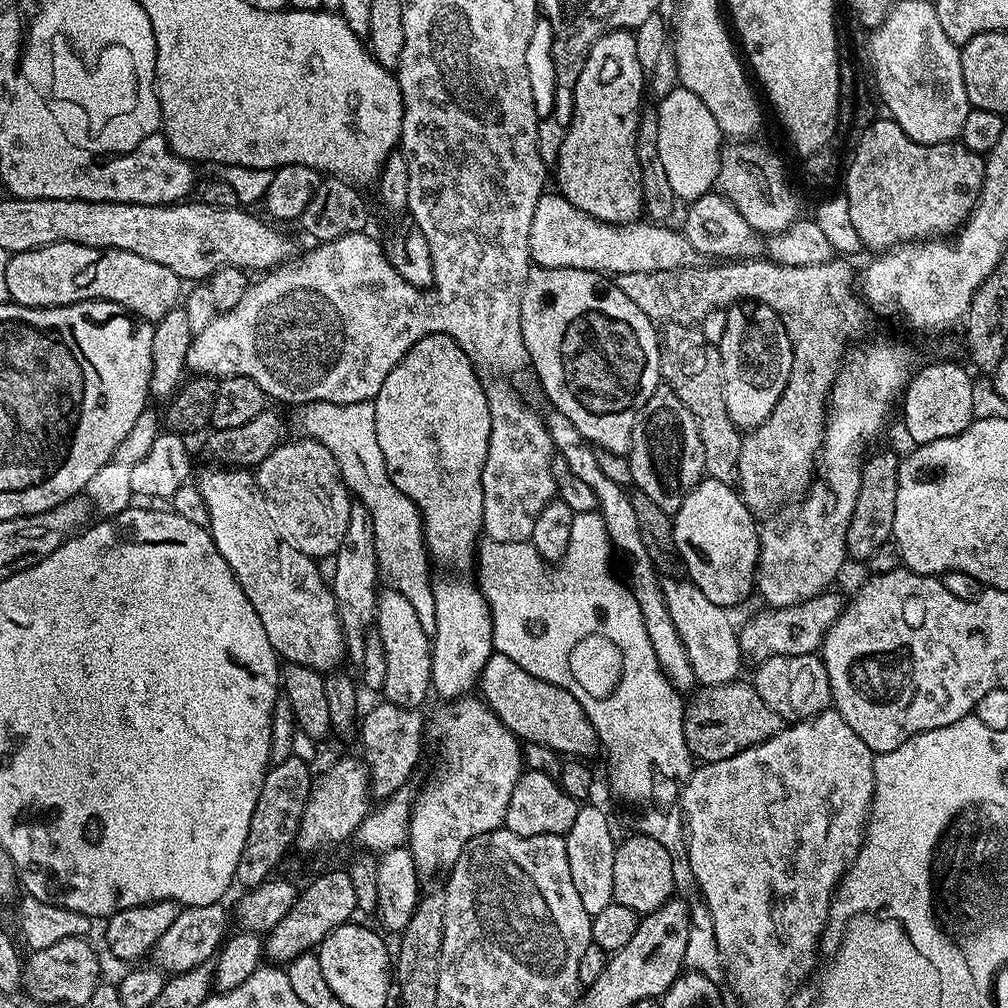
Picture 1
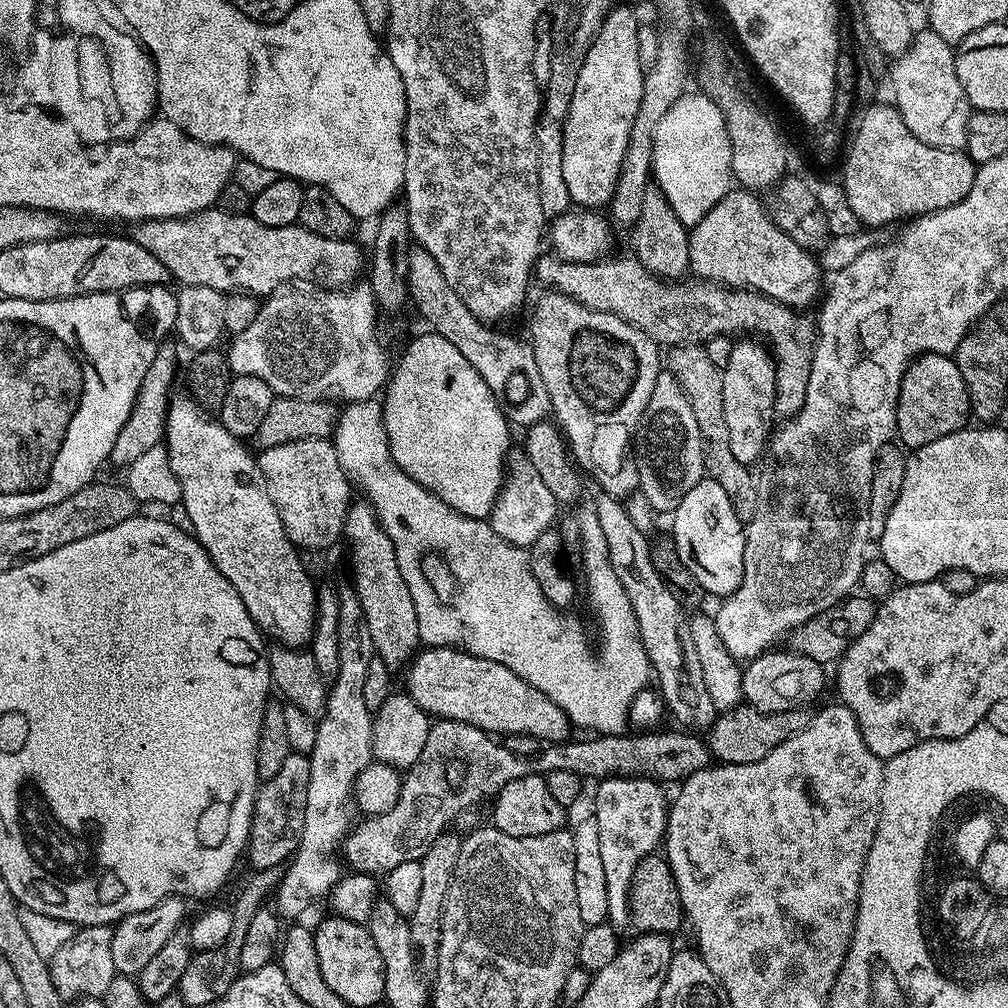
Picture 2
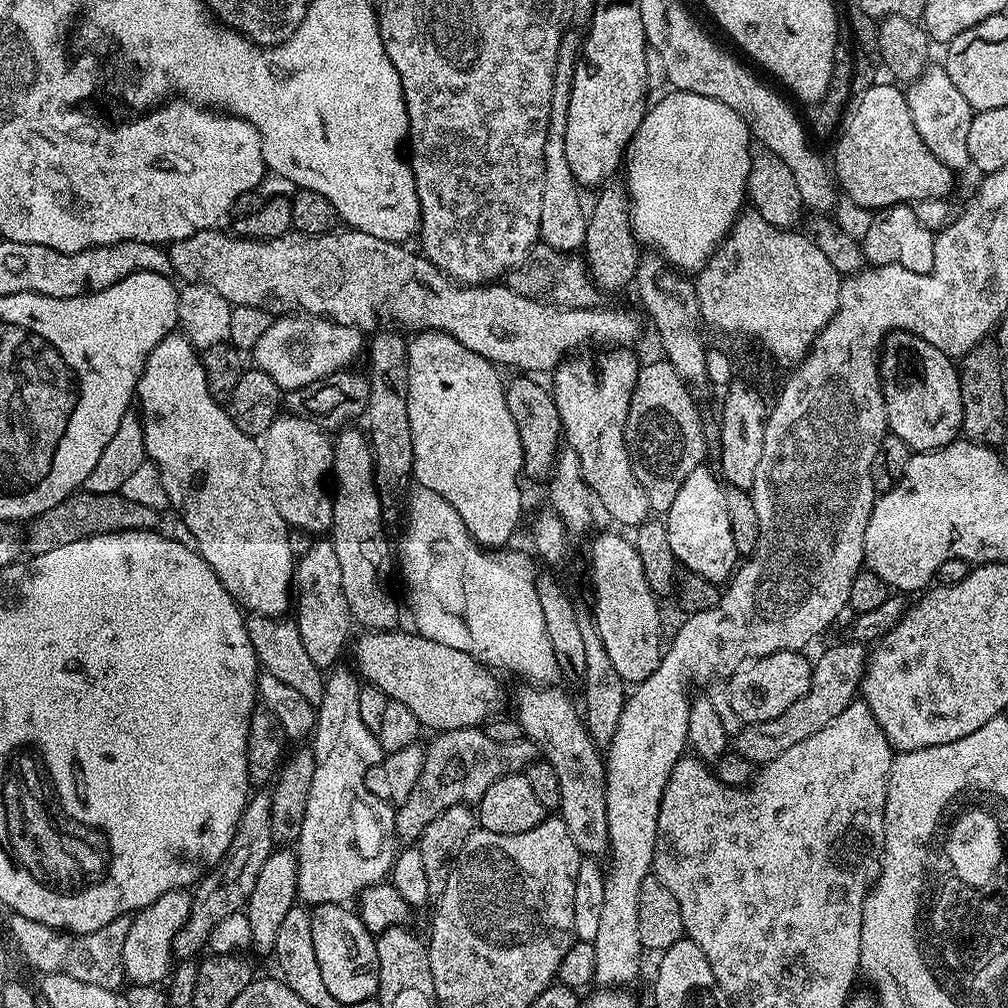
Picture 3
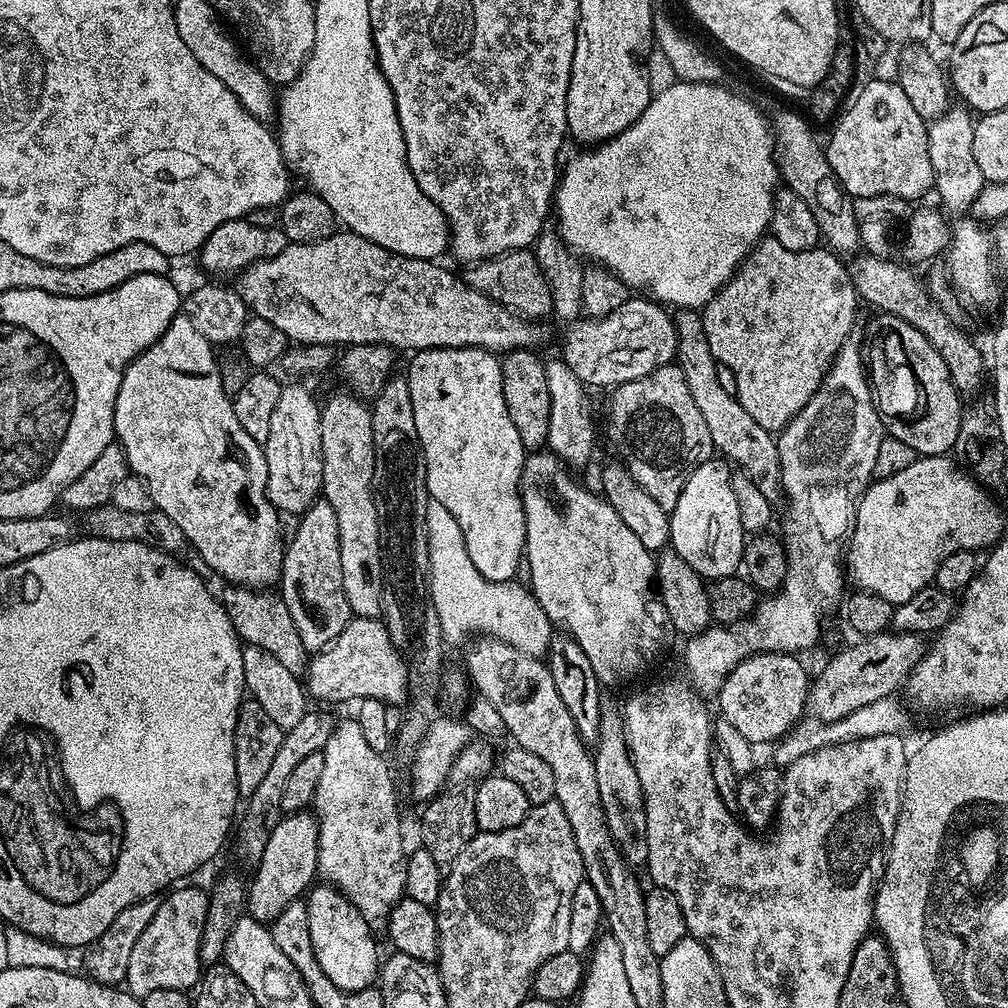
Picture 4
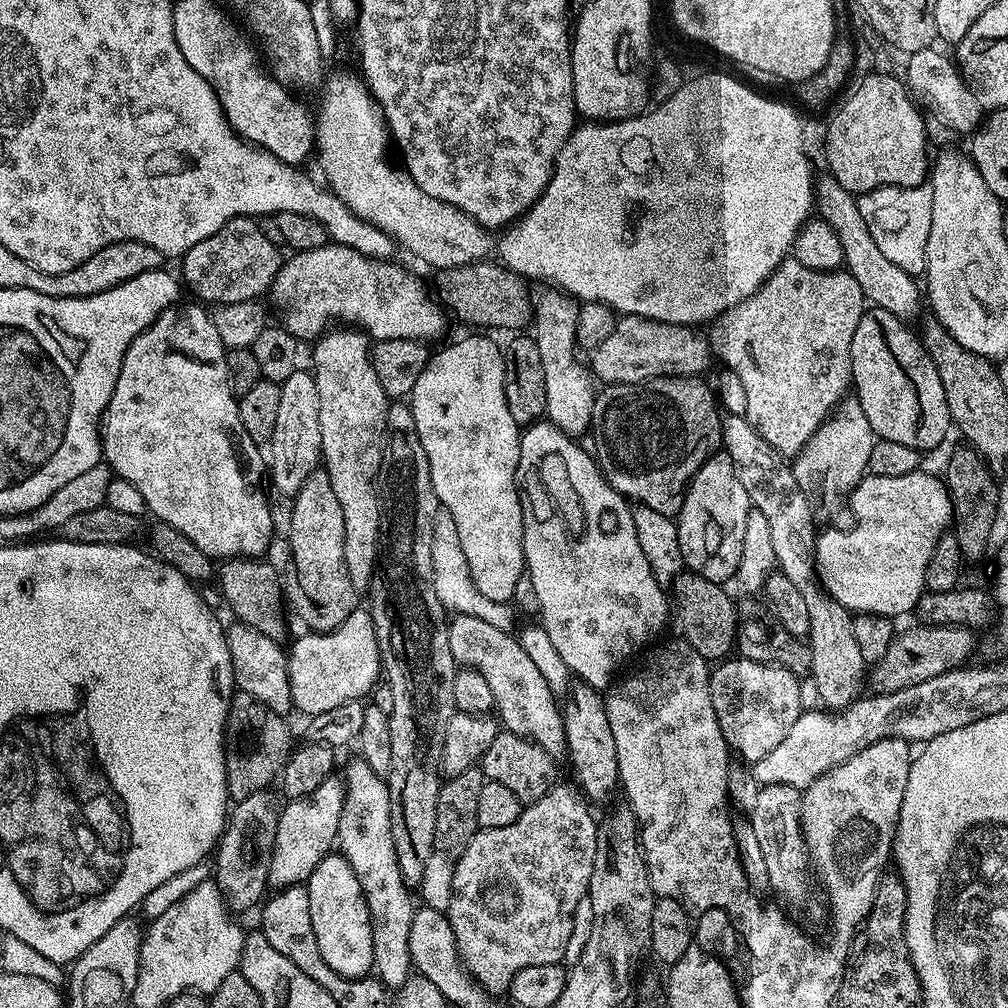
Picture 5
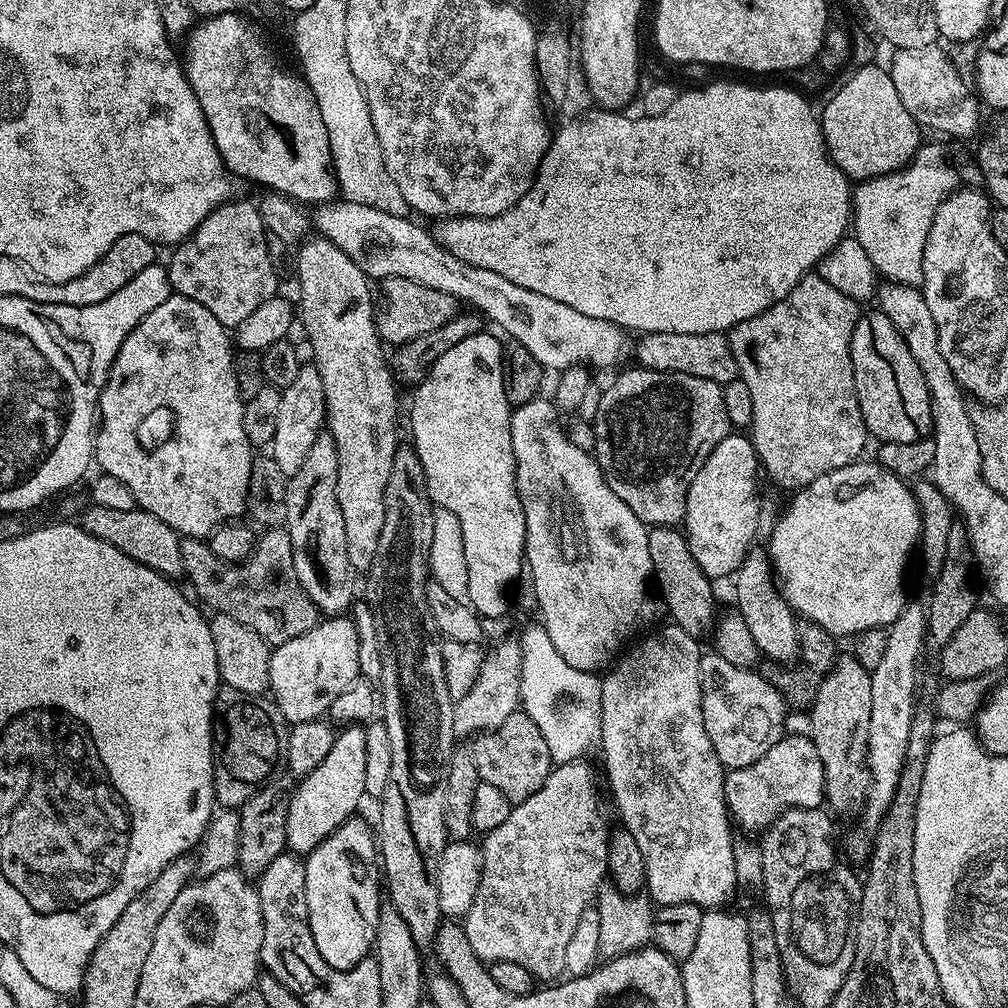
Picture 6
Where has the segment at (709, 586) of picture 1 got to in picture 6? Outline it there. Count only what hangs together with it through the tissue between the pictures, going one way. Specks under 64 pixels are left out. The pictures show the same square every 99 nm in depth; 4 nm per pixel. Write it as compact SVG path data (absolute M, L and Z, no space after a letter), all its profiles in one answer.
M730 434L726 438L722 438L722 442L718 442L718 446L714 446L714 450L710 454L710 458L706 458L706 462L700 467L698 474L694 478L694 482L690 486L688 497L686 498L686 514L682 521L682 531L684 537L688 539L690 554L694 554L694 562L698 562L698 566L710 578L717 578L716 576L731 577L739 570L740 564L746 558L749 548L753 547L755 540L752 539L755 538L756 527L760 524L760 496L756 493L756 472L758 476L758 457L751 439L744 434Z

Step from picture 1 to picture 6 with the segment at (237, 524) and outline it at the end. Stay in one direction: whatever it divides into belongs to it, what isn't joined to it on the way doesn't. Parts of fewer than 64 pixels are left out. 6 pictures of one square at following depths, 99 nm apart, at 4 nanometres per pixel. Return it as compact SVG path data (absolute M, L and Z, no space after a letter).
M171 295L162 306L154 306L134 330L122 342L118 354L114 358L112 368L108 372L108 381L100 392L98 405L98 427L94 432L94 460L99 471L105 476L113 476L126 486L130 486L137 505L145 508L147 512L153 512L166 526L170 526L181 537L194 536L207 538L221 524L236 522L241 519L243 512L249 511L248 487L250 486L250 470L254 459L254 445L246 438L246 430L242 426L242 414L244 413L244 401L240 399L238 382L234 378L234 344L226 331L224 324L202 306L202 302L194 302L185 296Z

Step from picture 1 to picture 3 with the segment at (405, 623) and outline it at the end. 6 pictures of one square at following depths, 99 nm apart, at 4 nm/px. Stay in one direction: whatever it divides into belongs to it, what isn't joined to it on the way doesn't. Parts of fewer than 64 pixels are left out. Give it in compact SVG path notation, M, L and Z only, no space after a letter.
M349 426L334 436L330 473L334 481L330 539L334 554L338 554L338 566L342 566L342 590L353 621L359 627L361 624L364 630L387 632L395 629L400 620L400 608L388 589L392 584L392 570L394 574L394 548L388 545L388 536L384 533L386 521L376 489L372 446L369 437L361 432L356 426Z

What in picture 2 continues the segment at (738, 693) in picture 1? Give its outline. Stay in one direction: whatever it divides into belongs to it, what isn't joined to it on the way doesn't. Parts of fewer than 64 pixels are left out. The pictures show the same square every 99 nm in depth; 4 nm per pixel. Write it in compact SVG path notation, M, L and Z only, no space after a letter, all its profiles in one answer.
M741 703L728 711L721 711L706 732L706 743L711 755L721 764L745 764L758 762L774 750L774 746L782 746L786 738L798 734L808 725L810 716L804 708L795 708L785 712L759 712L749 704Z

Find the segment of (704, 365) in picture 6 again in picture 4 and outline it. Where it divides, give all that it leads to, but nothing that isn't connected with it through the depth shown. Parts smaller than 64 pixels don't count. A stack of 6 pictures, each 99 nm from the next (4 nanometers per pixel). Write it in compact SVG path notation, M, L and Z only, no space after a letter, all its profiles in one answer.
M629 298L612 313L581 319L569 327L573 328L568 332L563 359L588 386L611 390L618 384L634 382L677 359L676 321L668 312L665 305L651 298Z

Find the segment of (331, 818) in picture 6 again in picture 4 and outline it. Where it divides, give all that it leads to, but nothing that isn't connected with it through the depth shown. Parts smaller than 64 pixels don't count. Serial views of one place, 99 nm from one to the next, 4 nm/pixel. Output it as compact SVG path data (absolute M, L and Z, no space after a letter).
M301 810L281 816L278 826L274 826L266 841L262 858L254 866L253 872L256 873L252 880L250 876L247 915L258 922L271 925L278 918L278 914L282 914L282 910L290 906L290 902L301 899L309 891L310 885L318 876L319 829L320 824L311 811Z

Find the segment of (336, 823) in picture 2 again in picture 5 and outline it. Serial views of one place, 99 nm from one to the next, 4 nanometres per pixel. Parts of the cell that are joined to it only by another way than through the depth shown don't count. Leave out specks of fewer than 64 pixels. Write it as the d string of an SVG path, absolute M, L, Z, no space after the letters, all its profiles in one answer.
M353 758L342 771L344 782L344 801L342 802L342 818L338 818L338 834L336 844L339 855L350 862L354 874L358 874L358 882L362 886L362 894L366 898L366 906L372 919L372 937L374 938L374 958L372 966L375 975L384 983L384 987L395 990L406 983L413 975L414 969L410 958L410 922L414 911L410 885L402 878L402 870L398 866L398 854L394 850L394 836L390 830L390 794L385 777L374 774L370 766L359 758Z

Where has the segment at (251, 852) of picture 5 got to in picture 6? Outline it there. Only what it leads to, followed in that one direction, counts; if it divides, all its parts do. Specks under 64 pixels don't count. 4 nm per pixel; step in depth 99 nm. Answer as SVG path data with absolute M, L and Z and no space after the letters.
M277 775L268 780L263 788L248 799L238 809L240 814L240 837L238 838L238 858L236 863L241 872L249 878L259 878L287 849L286 842L286 814L290 814L290 798L294 787L294 780L291 775Z

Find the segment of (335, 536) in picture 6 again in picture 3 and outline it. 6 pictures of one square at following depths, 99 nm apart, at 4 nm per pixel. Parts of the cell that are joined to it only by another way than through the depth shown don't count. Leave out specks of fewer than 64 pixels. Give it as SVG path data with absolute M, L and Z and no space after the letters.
M313 539L310 550L299 554L294 564L291 587L294 589L294 619L298 626L298 634L302 634L308 657L314 661L314 666L322 670L331 670L337 667L340 655L348 644L348 635L354 629L354 621L350 614L350 606L346 602L346 594L342 590L342 566L338 566L338 554L334 554L331 539Z

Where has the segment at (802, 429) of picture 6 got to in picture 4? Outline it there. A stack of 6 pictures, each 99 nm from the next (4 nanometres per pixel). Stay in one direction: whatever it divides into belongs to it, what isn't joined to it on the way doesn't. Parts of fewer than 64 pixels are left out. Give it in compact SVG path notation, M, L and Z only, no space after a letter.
M765 238L752 249L751 254L737 268L731 280L720 287L720 292L709 304L704 305L702 317L706 342L709 343L710 352L718 364L730 366L730 370L734 370L736 400L742 404L743 409L750 414L750 418L754 422L758 422L758 425L764 427L768 432L779 434L800 413L802 406L806 406L806 402L810 402L810 398L814 398L817 390L824 385L824 379L832 368L832 363L836 360L838 350L853 335L852 327L856 324L856 304L858 305L856 287L848 273L847 263L837 253L827 247L817 246L810 250L798 250L795 252L794 250L786 250L786 246L782 246L782 242Z

